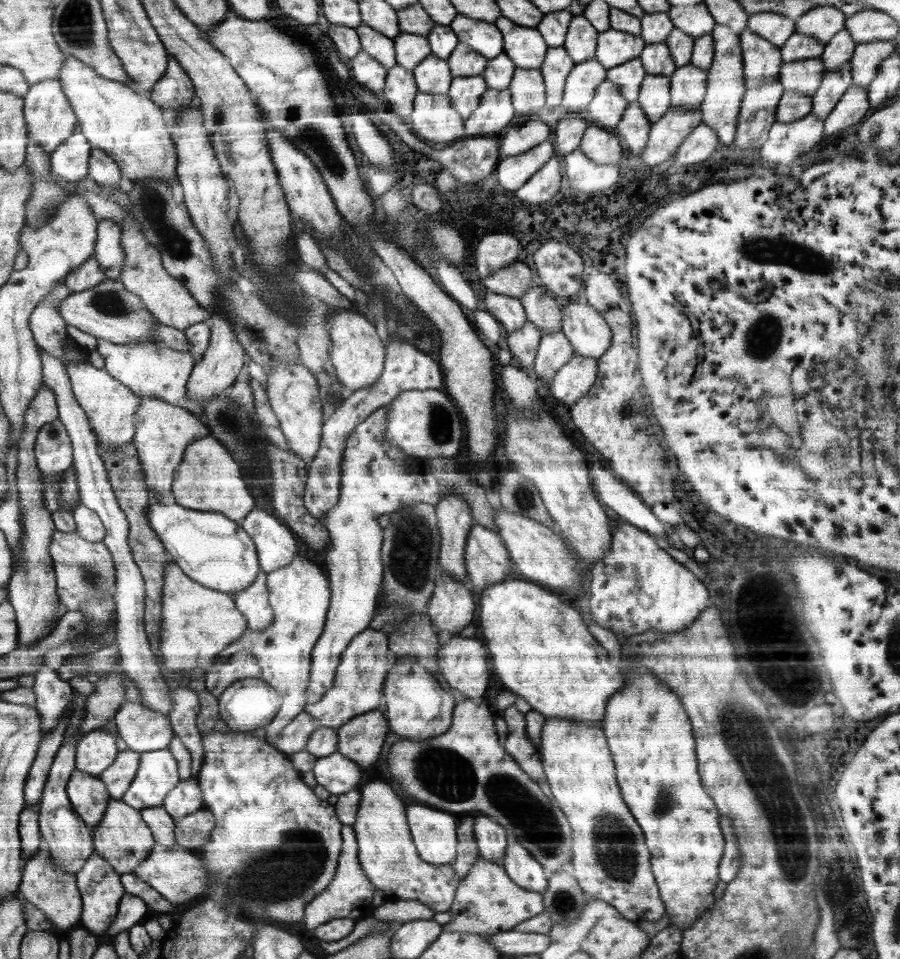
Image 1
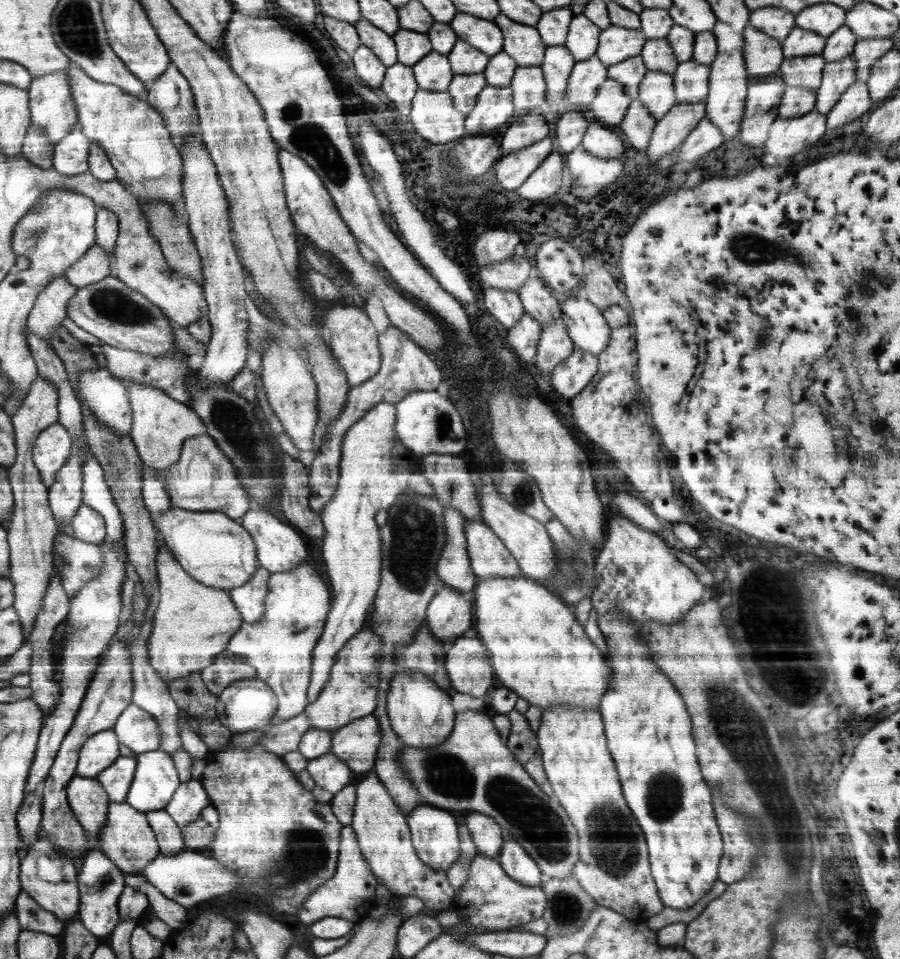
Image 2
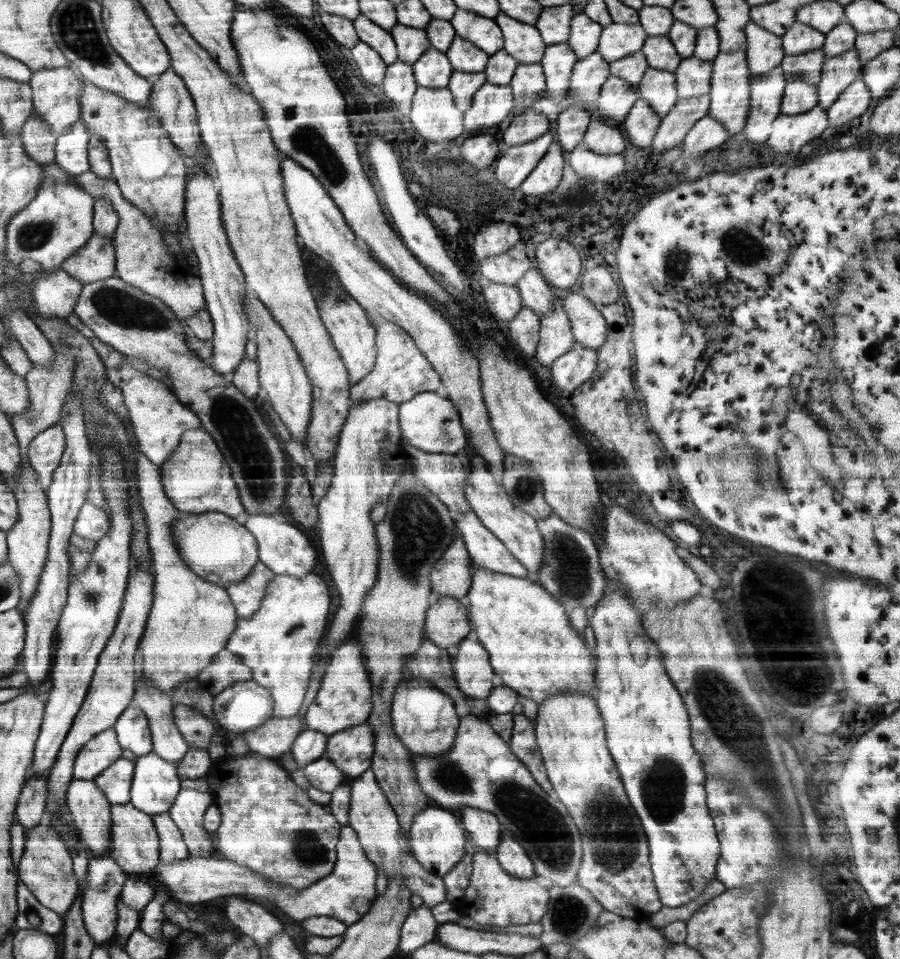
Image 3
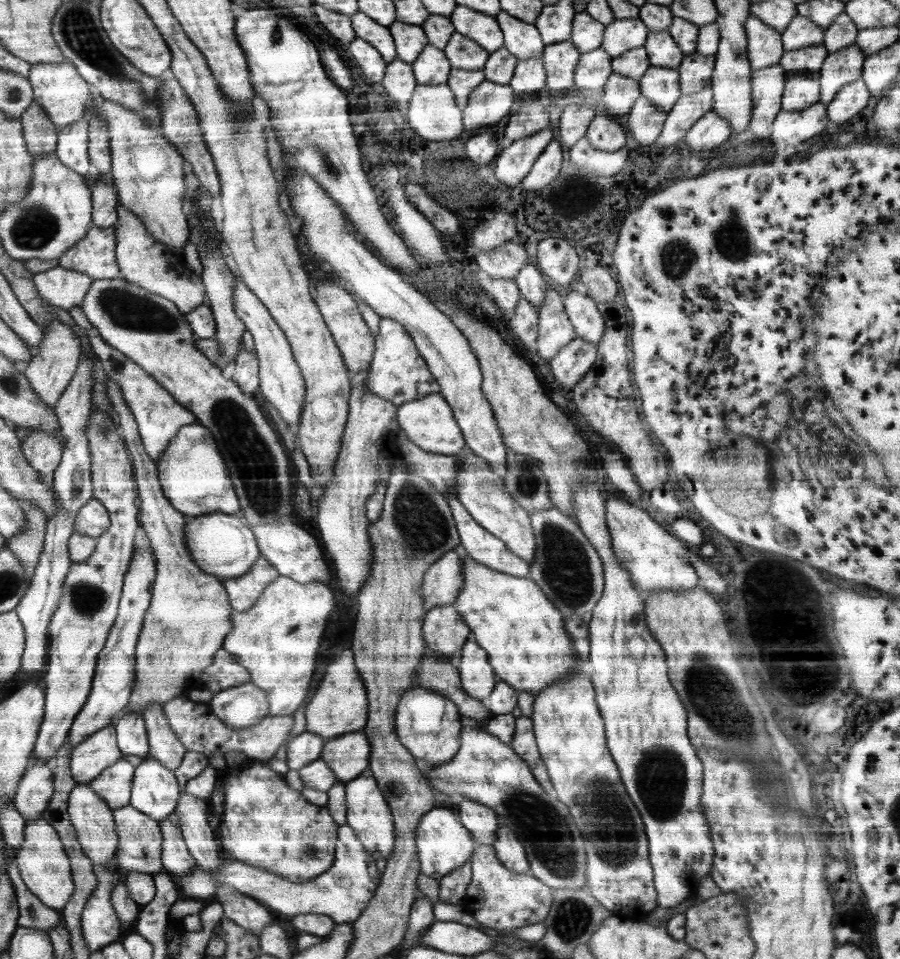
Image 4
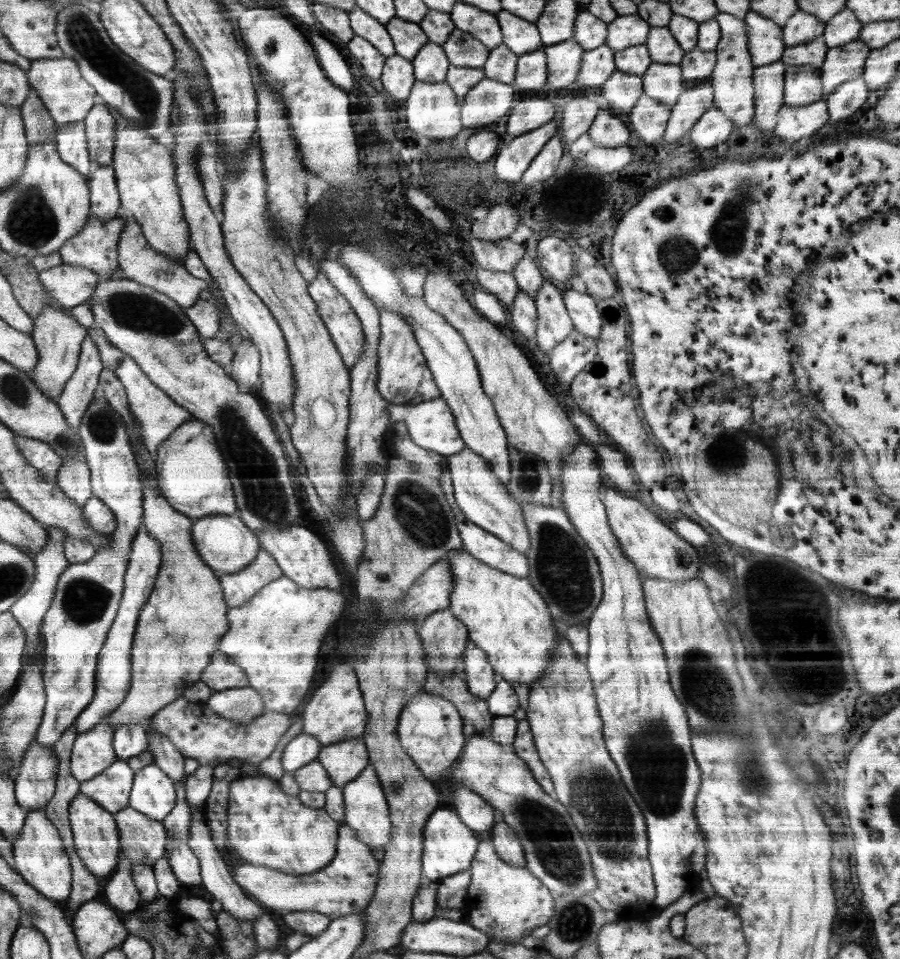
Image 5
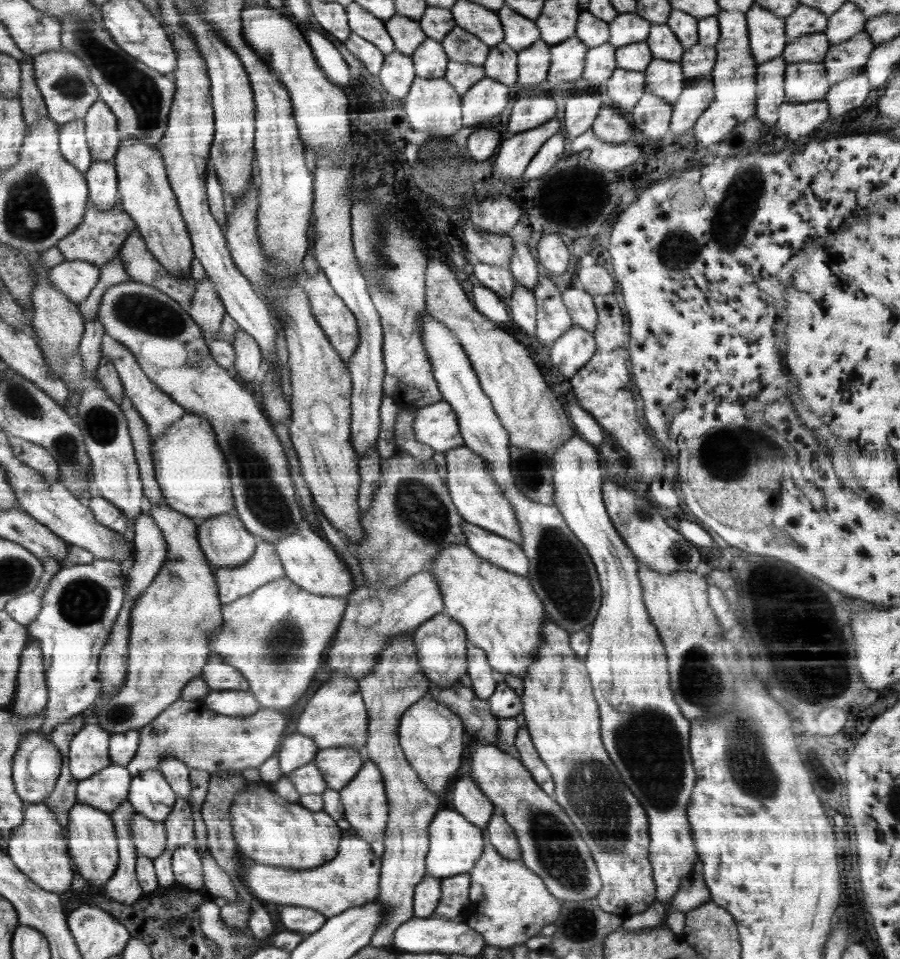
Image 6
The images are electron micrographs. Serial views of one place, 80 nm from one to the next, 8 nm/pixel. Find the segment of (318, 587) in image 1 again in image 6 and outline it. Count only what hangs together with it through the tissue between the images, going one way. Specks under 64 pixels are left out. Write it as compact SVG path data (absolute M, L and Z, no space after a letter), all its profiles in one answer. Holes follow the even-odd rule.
M285 576L276 581L270 581L256 592L247 594L233 603L222 604L225 626L209 632L214 636L208 646L212 655L220 656L226 663L237 667L245 675L249 681L250 691L254 693L262 708L276 710L288 708L310 686L318 670L322 652L328 648L346 609L346 597L310 594L310 591L304 590Z

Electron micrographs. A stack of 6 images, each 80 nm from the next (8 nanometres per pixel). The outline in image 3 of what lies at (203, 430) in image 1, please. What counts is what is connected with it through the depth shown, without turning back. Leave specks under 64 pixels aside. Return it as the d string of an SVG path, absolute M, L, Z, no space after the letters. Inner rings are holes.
M96 337L90 342L104 364L108 381L122 391L139 449L146 458L160 467L164 461L168 461L173 456L174 449L180 444L182 433L186 430L201 428L200 416L182 404L177 395L170 391L169 387L164 386L163 382L158 382L150 378L148 374L138 372L136 368L126 364L112 346L101 342Z

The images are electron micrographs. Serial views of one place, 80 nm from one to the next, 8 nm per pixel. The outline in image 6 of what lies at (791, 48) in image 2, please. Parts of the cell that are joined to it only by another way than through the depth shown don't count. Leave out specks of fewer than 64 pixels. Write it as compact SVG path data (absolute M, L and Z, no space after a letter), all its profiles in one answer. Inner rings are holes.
M798 5L794 12L785 19L786 40L795 41L800 37L817 32L825 32L828 17L818 9Z

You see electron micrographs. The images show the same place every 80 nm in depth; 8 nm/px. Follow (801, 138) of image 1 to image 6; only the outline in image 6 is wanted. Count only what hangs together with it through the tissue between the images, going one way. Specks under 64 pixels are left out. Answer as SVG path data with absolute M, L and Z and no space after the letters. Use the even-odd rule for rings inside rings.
M825 100L805 103L784 101L778 107L778 120L773 128L796 138L812 132L829 117L829 104Z

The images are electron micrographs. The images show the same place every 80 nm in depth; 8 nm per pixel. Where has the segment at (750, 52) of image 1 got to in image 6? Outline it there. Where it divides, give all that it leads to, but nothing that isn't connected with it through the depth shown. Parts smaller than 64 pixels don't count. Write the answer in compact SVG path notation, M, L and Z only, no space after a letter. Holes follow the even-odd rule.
M752 5L746 12L750 50L757 64L780 57L785 49L785 19L771 10Z

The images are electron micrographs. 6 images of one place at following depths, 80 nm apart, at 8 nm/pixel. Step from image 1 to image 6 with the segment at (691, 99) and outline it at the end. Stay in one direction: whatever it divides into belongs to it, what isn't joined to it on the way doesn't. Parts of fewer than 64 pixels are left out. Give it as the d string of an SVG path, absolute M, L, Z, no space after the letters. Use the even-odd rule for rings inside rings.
M696 43L689 49L685 49L679 63L683 68L686 81L710 74L714 68L716 57L717 50L713 46Z

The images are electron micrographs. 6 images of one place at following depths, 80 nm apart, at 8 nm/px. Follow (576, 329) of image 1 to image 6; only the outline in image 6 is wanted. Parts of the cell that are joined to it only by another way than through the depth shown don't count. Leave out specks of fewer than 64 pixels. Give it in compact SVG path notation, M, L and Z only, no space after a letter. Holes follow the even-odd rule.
M569 286L562 293L562 298L573 324L594 333L594 329L598 324L598 317L593 296L584 289Z

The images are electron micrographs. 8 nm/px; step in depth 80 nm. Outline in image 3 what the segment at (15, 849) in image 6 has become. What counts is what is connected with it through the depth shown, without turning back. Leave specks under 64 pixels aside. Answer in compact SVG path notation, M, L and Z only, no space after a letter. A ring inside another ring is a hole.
M38 825L28 830L25 836L24 853L18 864L20 881L32 892L32 895L46 908L64 916L78 898L80 884L73 873L73 858L65 842L60 840L49 825Z

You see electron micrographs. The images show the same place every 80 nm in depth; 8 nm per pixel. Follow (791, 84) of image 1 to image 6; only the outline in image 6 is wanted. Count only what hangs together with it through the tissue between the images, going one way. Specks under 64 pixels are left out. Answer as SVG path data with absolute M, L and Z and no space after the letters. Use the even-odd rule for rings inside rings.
M817 32L787 42L781 56L787 65L806 61L822 63L830 45L828 37Z

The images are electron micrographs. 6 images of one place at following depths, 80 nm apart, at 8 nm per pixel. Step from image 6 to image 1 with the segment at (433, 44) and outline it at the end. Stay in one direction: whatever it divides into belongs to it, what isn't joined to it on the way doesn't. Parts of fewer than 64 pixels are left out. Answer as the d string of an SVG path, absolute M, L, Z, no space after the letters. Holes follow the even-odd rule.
M430 54L411 71L420 92L448 94L454 76L447 59Z

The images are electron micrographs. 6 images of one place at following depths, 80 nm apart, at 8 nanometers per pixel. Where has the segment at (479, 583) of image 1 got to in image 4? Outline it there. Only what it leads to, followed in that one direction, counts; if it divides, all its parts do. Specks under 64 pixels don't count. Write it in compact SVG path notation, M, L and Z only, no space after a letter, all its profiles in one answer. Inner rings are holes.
M450 495L447 500L457 526L461 546L465 548L470 558L504 574L515 577L527 576L528 561L508 550L504 541L482 528L454 495Z

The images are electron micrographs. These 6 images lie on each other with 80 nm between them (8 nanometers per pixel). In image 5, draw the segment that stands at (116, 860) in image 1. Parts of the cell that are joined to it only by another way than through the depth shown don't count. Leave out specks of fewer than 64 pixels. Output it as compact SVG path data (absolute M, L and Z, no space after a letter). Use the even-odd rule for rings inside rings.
M130 806L118 811L116 822L121 840L120 859L128 858L132 866L142 864L154 868L165 854L168 841L164 823Z

